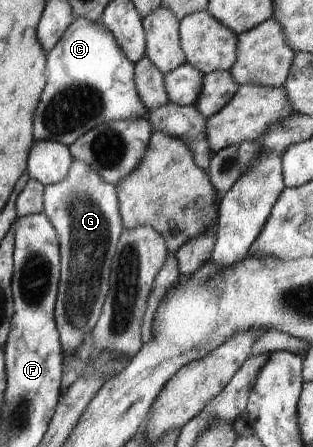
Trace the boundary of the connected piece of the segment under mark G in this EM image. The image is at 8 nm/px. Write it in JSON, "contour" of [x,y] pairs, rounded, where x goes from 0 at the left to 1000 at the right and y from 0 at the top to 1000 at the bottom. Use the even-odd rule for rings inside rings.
{"contour":[[[230,351],[217,387],[195,407],[141,421],[137,479],[160,492],[188,530],[195,566],[195,617],[176,673],[173,714],[204,792],[233,796],[240,781],[259,774],[278,745],[294,745],[319,709],[329,678],[348,644],[348,620],[367,557],[399,501],[380,474],[371,416],[339,409],[297,374]]]}

